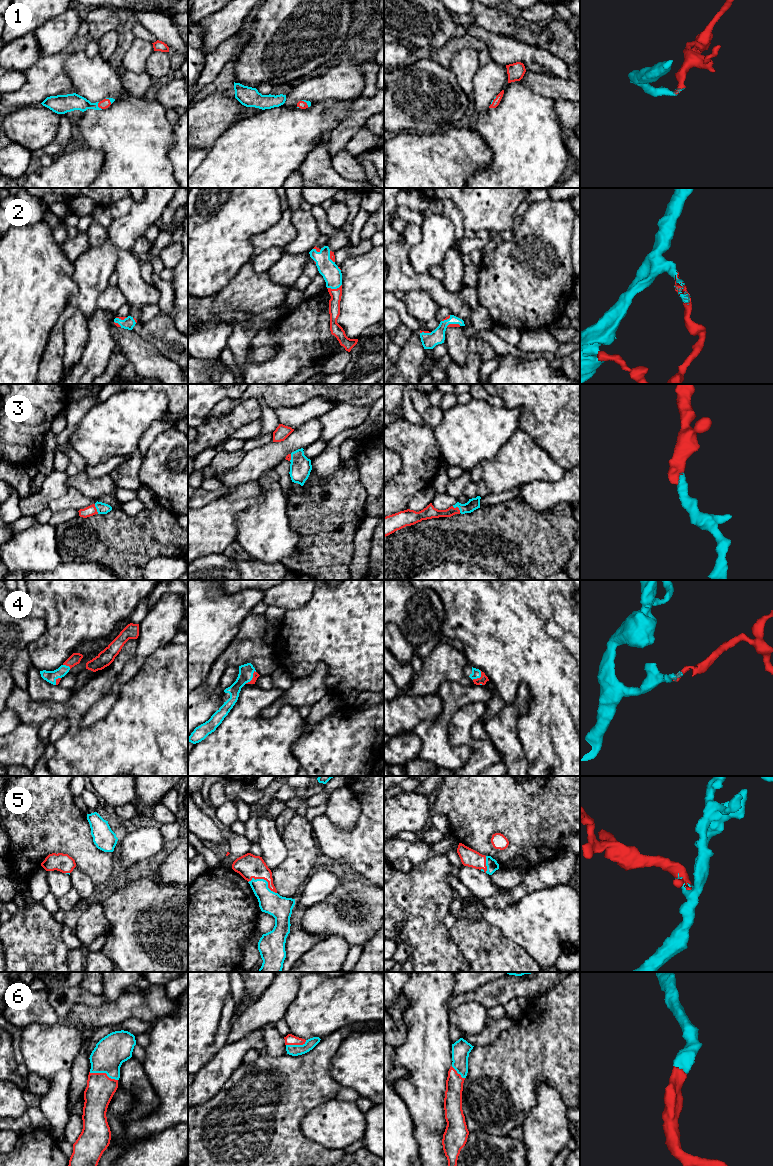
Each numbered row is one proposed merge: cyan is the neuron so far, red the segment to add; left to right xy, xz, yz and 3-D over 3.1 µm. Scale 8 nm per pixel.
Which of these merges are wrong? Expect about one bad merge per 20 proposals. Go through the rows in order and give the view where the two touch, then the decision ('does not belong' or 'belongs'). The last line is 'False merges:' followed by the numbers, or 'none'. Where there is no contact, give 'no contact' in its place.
1: contact in xy; belongs
2: contact in xz; belongs
3: contact in yz; belongs
4: contact in xz; belongs
5: contact in xz; belongs
6: contact in xy; belongs
False merges: none

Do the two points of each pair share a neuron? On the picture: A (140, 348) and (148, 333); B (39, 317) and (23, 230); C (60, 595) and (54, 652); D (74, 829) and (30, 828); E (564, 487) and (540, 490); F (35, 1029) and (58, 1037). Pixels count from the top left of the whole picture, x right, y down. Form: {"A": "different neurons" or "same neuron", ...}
{"A": "different neurons", "B": "same neuron", "C": "same neuron", "D": "same neuron", "E": "same neuron", "F": "same neuron"}

